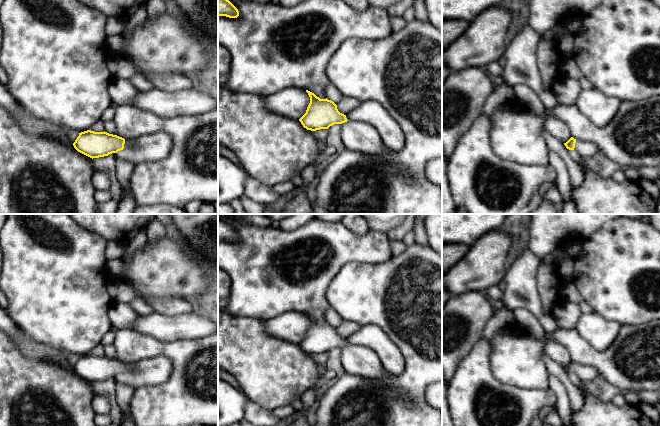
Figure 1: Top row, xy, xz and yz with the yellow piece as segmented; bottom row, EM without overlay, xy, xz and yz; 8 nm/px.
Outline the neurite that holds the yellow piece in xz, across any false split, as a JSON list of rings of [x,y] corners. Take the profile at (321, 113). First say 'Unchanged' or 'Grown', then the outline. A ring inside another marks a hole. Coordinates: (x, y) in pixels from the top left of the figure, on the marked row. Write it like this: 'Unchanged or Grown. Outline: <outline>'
Grown. Outline: [[[308,90],[306,92],[310,97],[310,103],[306,113],[299,119],[304,128],[316,131],[340,124],[345,148],[383,159],[386,163],[395,165],[394,159],[388,156],[389,149],[372,125],[361,121],[350,121],[346,115],[338,111],[333,101],[327,98],[320,99]]]

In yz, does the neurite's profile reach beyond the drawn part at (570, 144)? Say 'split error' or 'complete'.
split error

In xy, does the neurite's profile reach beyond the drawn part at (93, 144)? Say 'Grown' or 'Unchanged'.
Grown

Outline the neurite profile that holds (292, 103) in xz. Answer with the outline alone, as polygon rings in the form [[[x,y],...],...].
[[[285,88],[265,97],[263,106],[270,112],[299,120],[307,110],[310,97],[305,89]]]

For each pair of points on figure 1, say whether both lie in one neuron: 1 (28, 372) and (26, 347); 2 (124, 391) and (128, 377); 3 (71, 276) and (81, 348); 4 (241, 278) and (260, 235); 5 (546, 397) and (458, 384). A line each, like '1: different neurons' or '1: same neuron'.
1: different neurons
2: different neurons
3: same neuron
4: same neuron
5: same neuron

